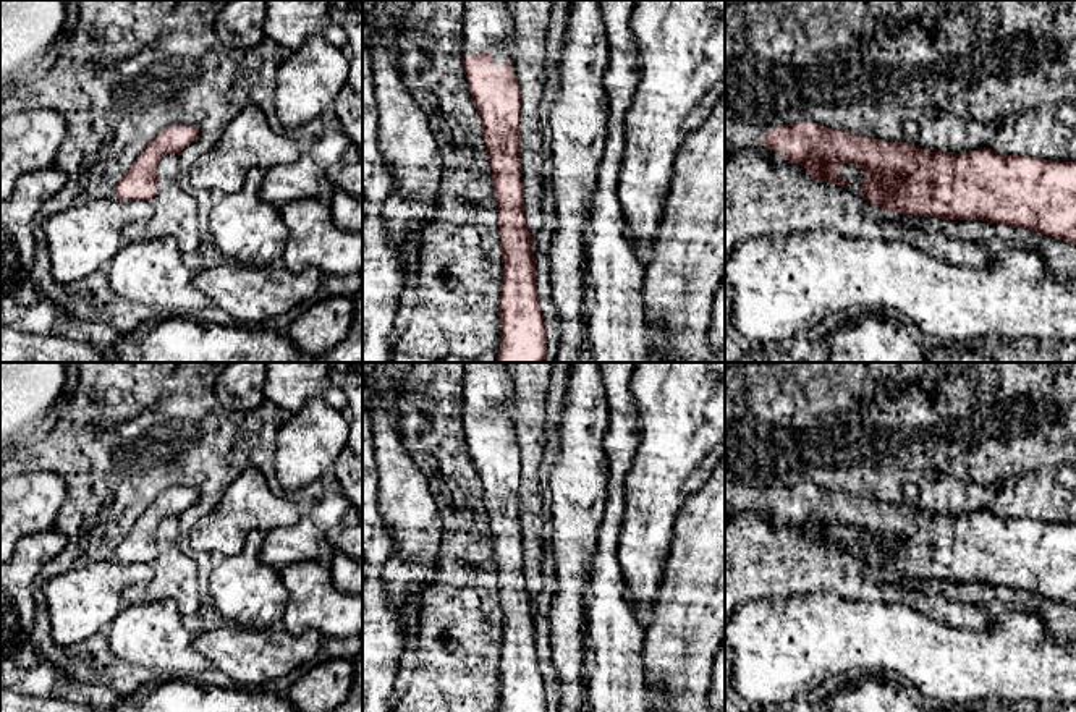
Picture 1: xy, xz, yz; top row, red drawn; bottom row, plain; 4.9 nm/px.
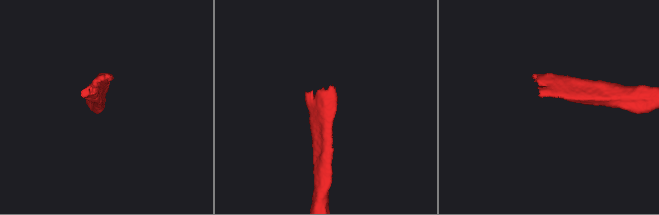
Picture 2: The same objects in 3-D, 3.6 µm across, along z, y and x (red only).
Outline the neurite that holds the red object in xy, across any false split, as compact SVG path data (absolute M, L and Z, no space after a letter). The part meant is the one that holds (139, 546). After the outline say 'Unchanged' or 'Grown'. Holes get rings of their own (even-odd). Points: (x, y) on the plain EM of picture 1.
M191 487L163 490L136 519L129 532L118 544L115 560L120 563L152 563L157 557L157 528L167 516L180 516L199 500Z. Unchanged

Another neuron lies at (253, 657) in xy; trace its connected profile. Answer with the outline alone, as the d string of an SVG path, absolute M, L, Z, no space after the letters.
M227 625L194 638L194 649L239 686L265 688L312 663L324 644L324 634L306 629L291 634L285 628L249 629Z

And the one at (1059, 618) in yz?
M887 573L877 574L875 581L898 583L922 594L942 594L964 604L982 604L998 610L1021 608L1042 620L1048 638L1060 642L1076 639L1076 607L1027 591L1015 591L982 583L901 578Z

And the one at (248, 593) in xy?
M248 534L244 547L233 557L217 558L209 578L215 607L228 625L267 629L282 621L288 591L278 570L259 558L264 534Z

